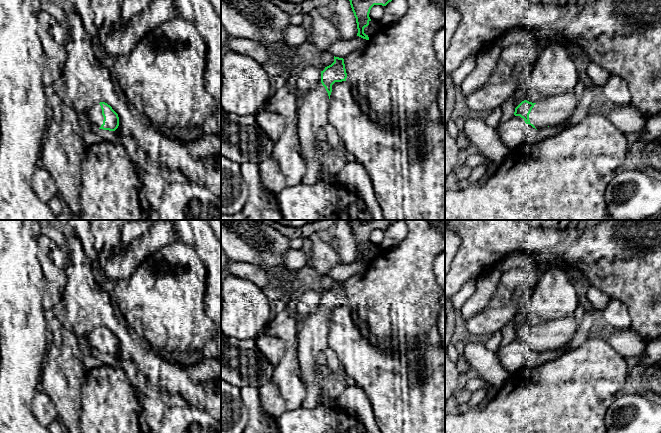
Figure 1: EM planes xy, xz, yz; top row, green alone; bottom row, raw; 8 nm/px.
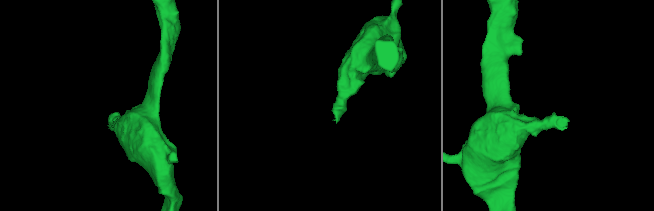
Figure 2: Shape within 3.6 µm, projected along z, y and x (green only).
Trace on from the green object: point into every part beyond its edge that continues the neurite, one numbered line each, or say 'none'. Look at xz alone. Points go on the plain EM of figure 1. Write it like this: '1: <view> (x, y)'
1: xz (312, 339)

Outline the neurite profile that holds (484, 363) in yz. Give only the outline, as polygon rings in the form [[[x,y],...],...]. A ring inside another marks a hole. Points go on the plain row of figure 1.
[[[471,337],[465,343],[464,355],[474,374],[498,389],[505,385],[510,373],[502,366],[496,354],[486,348],[485,338]]]

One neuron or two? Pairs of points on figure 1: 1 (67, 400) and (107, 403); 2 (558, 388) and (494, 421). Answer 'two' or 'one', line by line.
1: two
2: one

